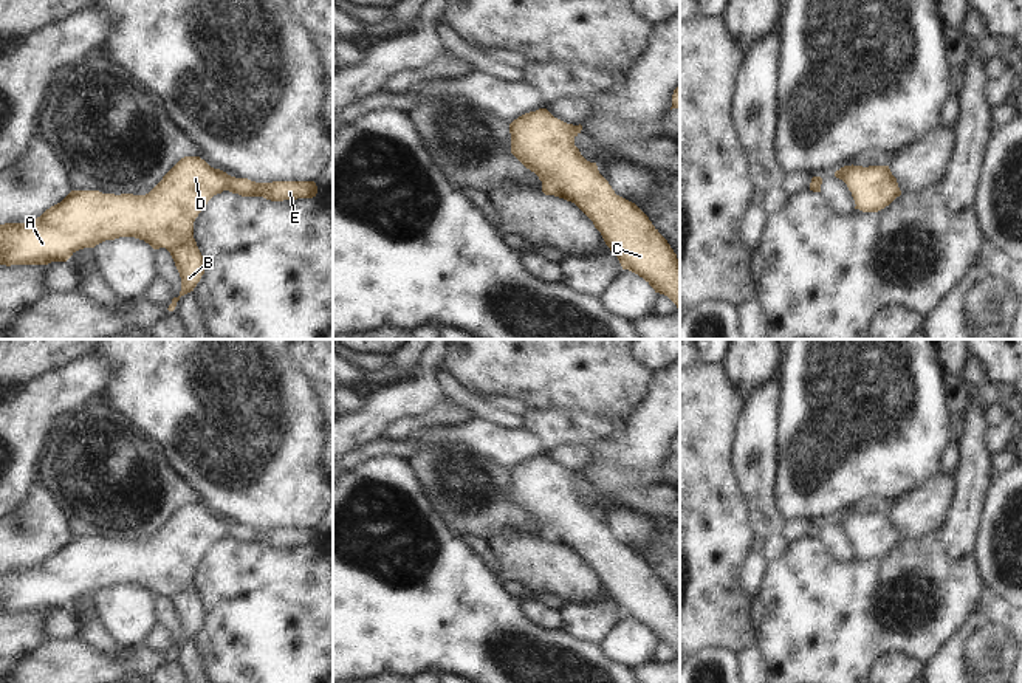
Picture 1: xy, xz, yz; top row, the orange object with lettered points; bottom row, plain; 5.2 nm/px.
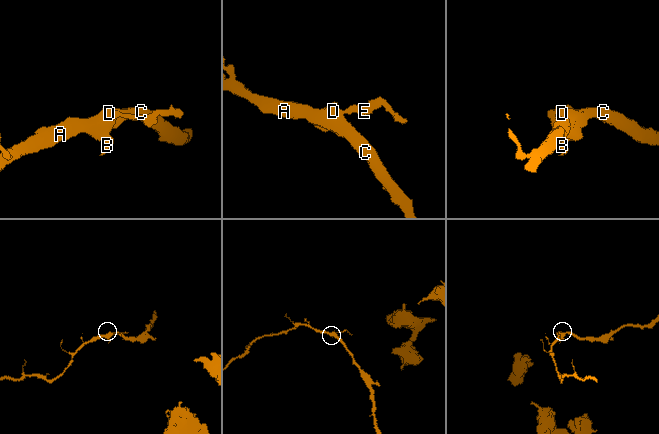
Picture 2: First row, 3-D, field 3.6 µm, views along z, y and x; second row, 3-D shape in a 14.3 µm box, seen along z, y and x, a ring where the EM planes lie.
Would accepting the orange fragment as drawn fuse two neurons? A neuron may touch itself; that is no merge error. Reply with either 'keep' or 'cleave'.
keep

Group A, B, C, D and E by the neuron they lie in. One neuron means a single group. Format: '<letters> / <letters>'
A B C D E

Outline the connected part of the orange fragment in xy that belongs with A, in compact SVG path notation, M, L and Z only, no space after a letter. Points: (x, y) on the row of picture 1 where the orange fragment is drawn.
M184 156L146 195L71 190L60 203L28 223L0 225L0 265L67 262L79 249L94 248L105 240L135 237L144 240L153 249L166 248L170 252L181 277L180 296L173 297L167 308L173 311L180 297L194 291L204 274L204 260L194 239L194 221L207 201L223 190L242 197L263 197L271 201L283 201L313 198L317 194L317 186L314 181L256 183L214 169L200 156Z

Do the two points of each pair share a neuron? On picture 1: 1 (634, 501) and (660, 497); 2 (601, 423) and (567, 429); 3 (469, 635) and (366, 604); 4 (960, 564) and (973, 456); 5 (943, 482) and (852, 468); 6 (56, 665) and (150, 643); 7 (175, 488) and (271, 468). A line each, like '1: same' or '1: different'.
1: same
2: same
3: same
4: same
5: different
6: different
7: different

